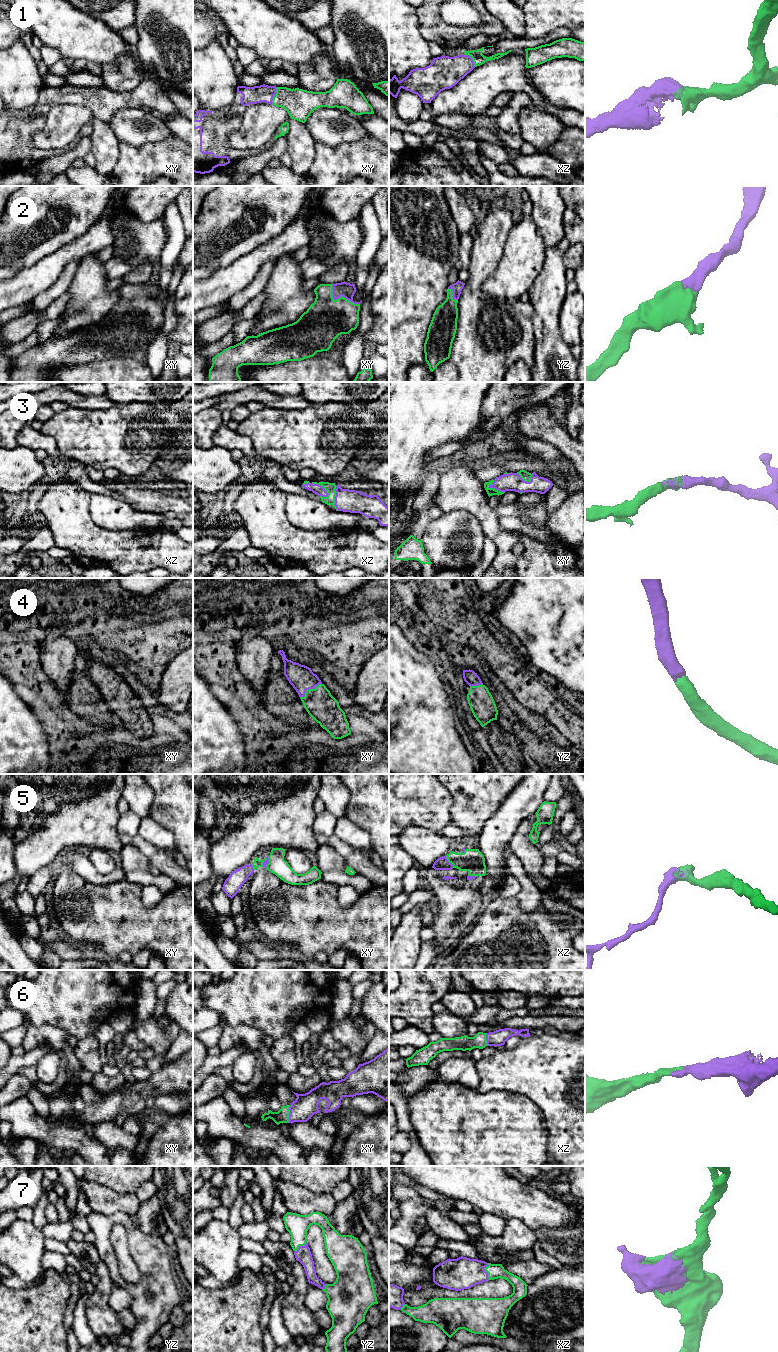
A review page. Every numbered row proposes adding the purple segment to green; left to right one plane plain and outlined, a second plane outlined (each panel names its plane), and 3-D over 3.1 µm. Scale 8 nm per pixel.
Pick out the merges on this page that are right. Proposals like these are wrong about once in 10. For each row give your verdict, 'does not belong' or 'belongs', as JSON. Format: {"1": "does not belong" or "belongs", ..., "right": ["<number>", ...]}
{"1": "belongs", "2": "belongs", "3": "belongs", "4": "belongs", "5": "belongs", "6": "belongs", "7": "belongs", "right": ["1", "2", "3", "4", "5", "6", "7"]}

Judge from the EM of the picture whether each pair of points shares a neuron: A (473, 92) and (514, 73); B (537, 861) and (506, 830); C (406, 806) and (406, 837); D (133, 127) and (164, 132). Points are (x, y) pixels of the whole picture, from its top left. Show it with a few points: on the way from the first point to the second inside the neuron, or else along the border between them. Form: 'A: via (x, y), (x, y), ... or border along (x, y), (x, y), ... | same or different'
A: via (483, 84), (493, 77), (504, 75) | same
B: border along (526, 817), (516, 829), (508, 843), (507, 849) | different
C: border along (429, 829), (408, 825), (399, 835) | different
D: via (141, 127), (149, 127), (156, 130) | same

